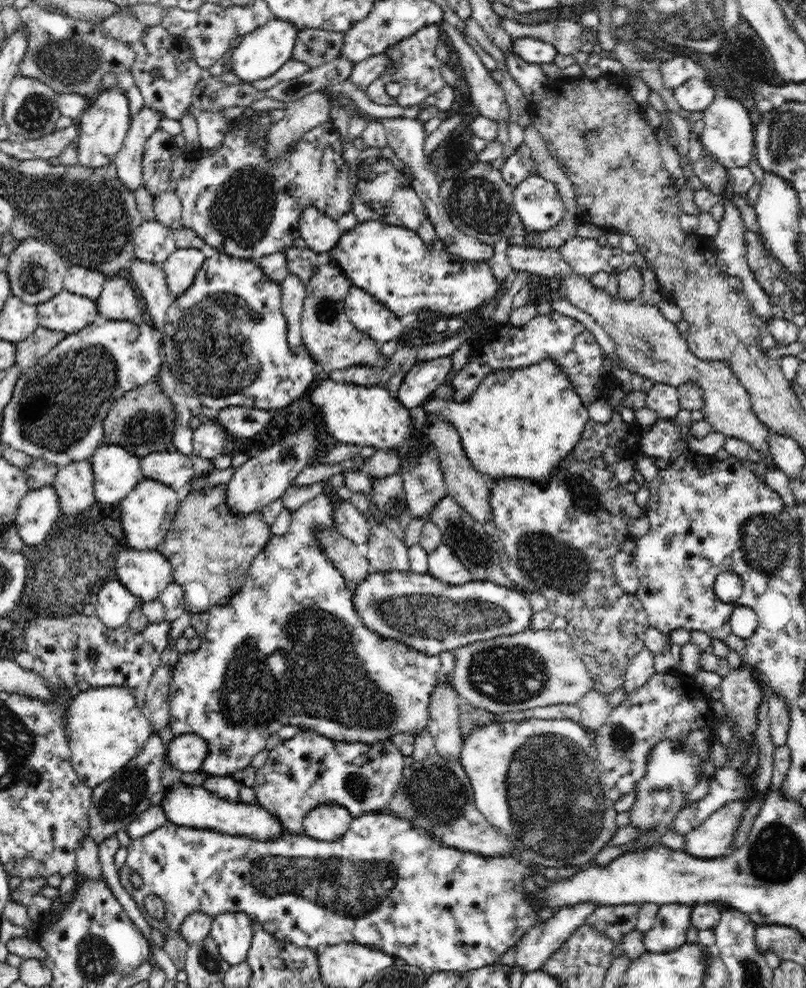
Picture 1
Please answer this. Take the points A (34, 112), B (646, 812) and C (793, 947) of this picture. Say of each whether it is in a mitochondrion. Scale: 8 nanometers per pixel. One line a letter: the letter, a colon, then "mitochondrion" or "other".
A: mitochondrion
B: mitochondrion
C: mitochondrion

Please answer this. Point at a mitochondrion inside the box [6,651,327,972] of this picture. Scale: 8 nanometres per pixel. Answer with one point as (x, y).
(120, 798)

